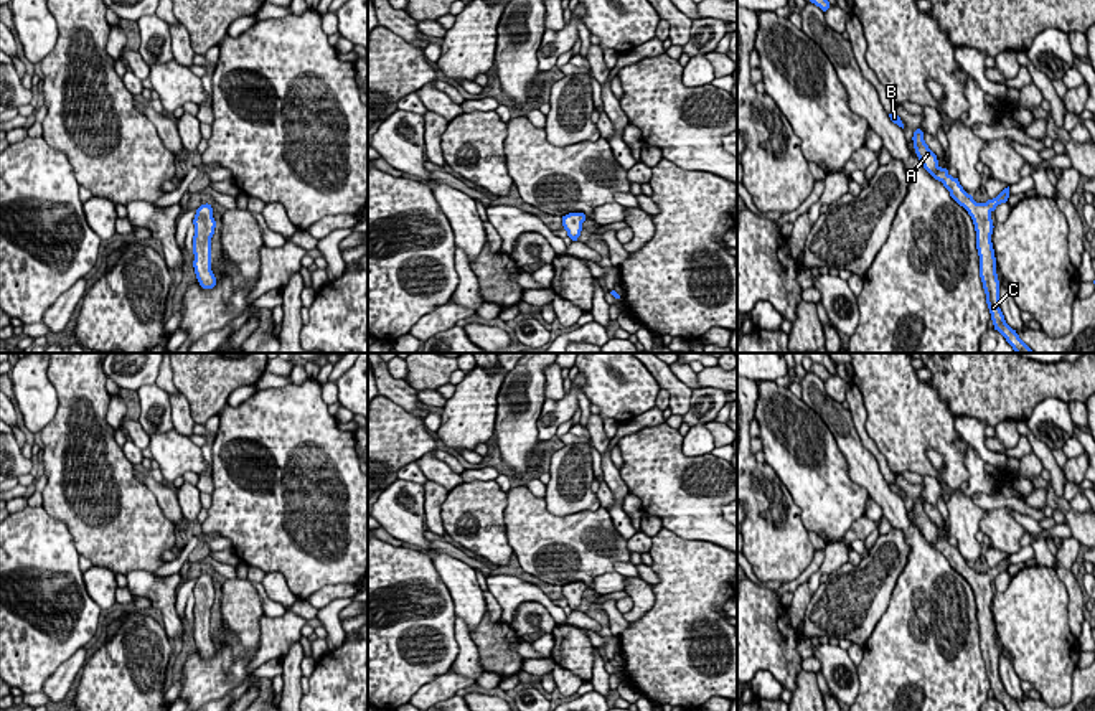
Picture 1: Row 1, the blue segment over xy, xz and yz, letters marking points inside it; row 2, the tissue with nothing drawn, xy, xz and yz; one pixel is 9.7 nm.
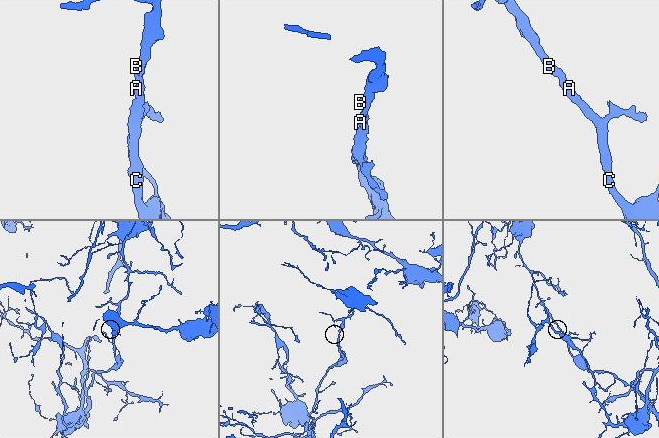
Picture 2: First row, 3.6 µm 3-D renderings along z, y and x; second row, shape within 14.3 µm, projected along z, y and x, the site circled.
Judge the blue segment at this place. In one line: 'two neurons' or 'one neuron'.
two neurons

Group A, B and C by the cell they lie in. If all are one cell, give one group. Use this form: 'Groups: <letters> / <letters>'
Groups: A B / C

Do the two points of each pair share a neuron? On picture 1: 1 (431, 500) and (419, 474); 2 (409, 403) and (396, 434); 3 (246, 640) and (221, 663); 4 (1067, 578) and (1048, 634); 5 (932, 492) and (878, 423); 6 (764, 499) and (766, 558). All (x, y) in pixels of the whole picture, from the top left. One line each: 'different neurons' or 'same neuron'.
1: different neurons
2: different neurons
3: different neurons
4: different neurons
5: different neurons
6: same neuron

